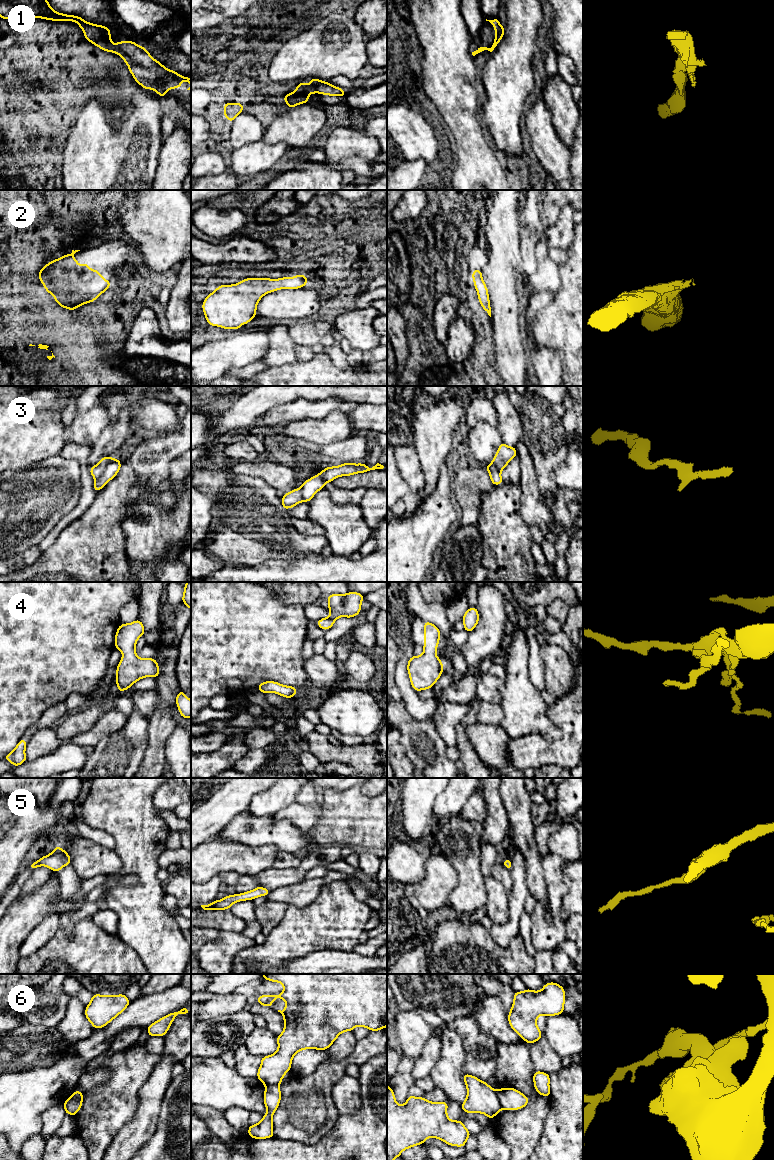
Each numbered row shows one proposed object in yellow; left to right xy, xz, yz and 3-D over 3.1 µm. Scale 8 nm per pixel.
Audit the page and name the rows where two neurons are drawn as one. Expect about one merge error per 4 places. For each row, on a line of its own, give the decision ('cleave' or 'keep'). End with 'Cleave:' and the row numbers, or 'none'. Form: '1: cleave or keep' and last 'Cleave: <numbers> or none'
1: keep
2: keep
3: cleave
4: keep
5: keep
6: cleave
Cleave: 3, 6

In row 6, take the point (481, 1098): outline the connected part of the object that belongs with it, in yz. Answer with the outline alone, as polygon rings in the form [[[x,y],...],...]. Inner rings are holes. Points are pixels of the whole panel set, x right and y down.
[[[463,1073],[463,1080],[467,1096],[461,1104],[461,1109],[465,1113],[482,1113],[490,1120],[493,1119],[502,1109],[497,1090],[473,1075]]]

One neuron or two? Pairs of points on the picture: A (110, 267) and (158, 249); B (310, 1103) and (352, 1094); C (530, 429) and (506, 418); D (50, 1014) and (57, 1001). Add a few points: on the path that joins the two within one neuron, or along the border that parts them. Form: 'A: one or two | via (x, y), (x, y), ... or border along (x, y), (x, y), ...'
A: two | border along (132, 240), (138, 251)
B: two | border along (343, 1077), (332, 1088), (332, 1100), (339, 1114)
C: two | border along (512, 403), (522, 426), (522, 440)
D: one | via (50, 1011), (54, 1004)

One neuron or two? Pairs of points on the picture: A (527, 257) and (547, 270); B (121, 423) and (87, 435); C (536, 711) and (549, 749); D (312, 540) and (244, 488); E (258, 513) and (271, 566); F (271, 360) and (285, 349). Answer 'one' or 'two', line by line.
A: two
B: two
C: two
D: one
E: two
F: one

